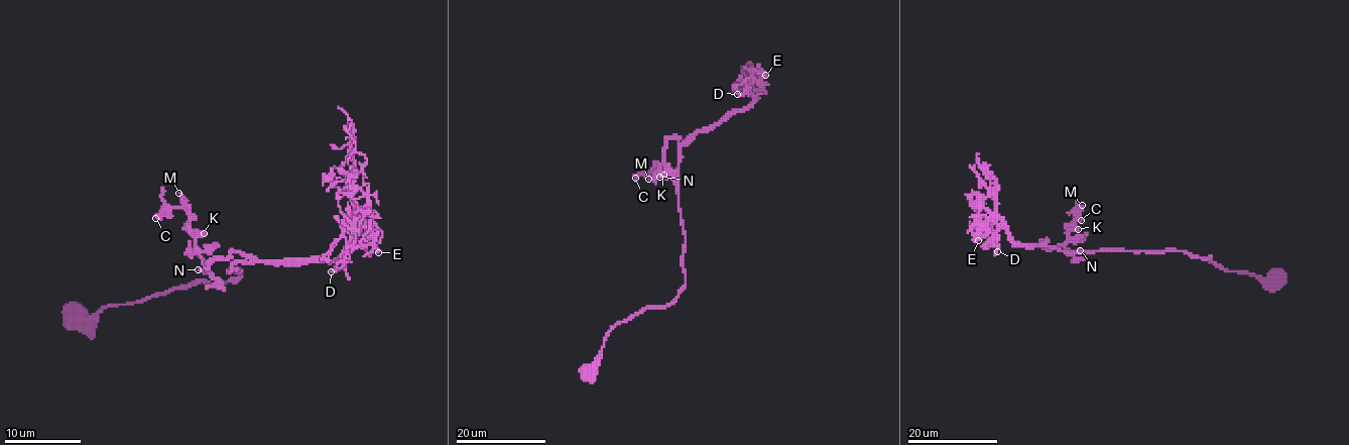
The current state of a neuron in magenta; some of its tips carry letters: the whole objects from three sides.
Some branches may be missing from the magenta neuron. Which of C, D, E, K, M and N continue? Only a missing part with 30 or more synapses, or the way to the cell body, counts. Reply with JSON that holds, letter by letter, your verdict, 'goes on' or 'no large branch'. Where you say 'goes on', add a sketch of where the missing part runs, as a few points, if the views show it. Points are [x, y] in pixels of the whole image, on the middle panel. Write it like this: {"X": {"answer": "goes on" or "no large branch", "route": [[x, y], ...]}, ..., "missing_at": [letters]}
{"C": {"answer": "no large branch"}, "D": {"answer": "no large branch"}, "E": {"answer": "no large branch"}, "K": {"answer": "no large branch"}, "M": {"answer": "no large branch"}, "N": {"answer": "goes on", "route": [[659, 177], [638, 181]]}, "missing_at": ["N"]}

